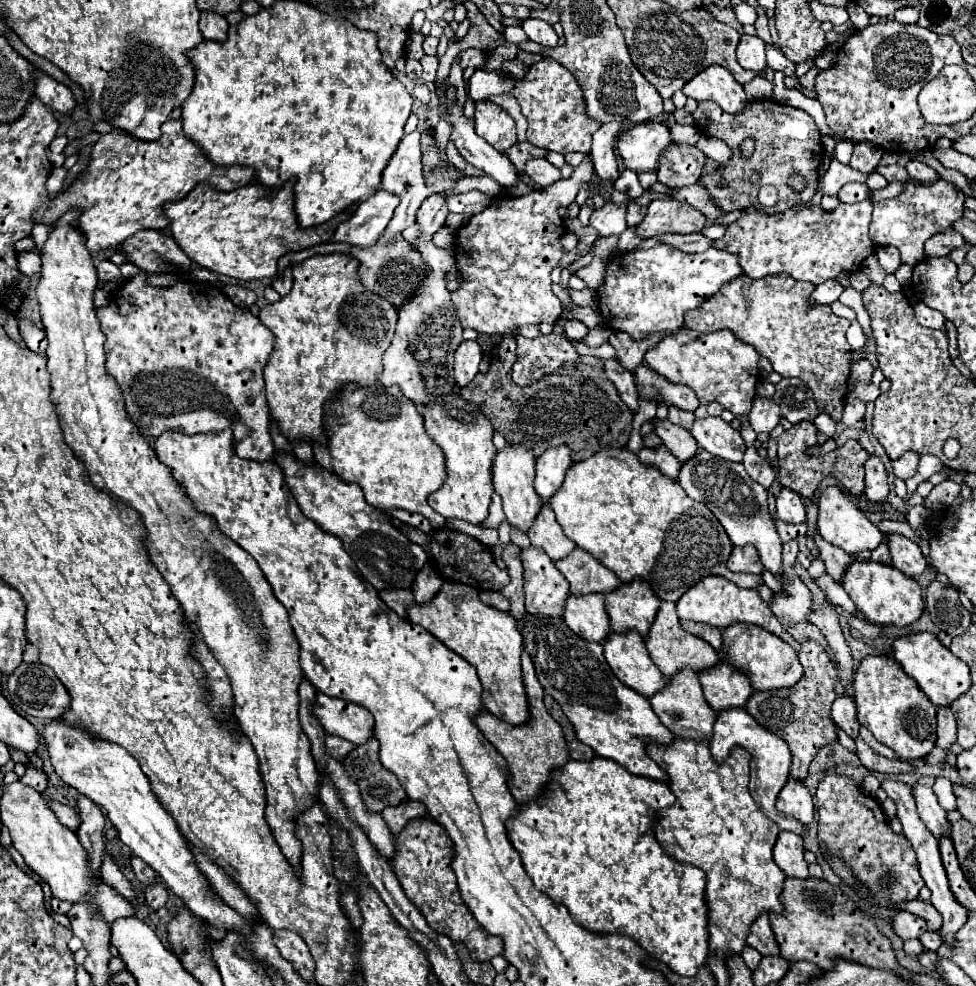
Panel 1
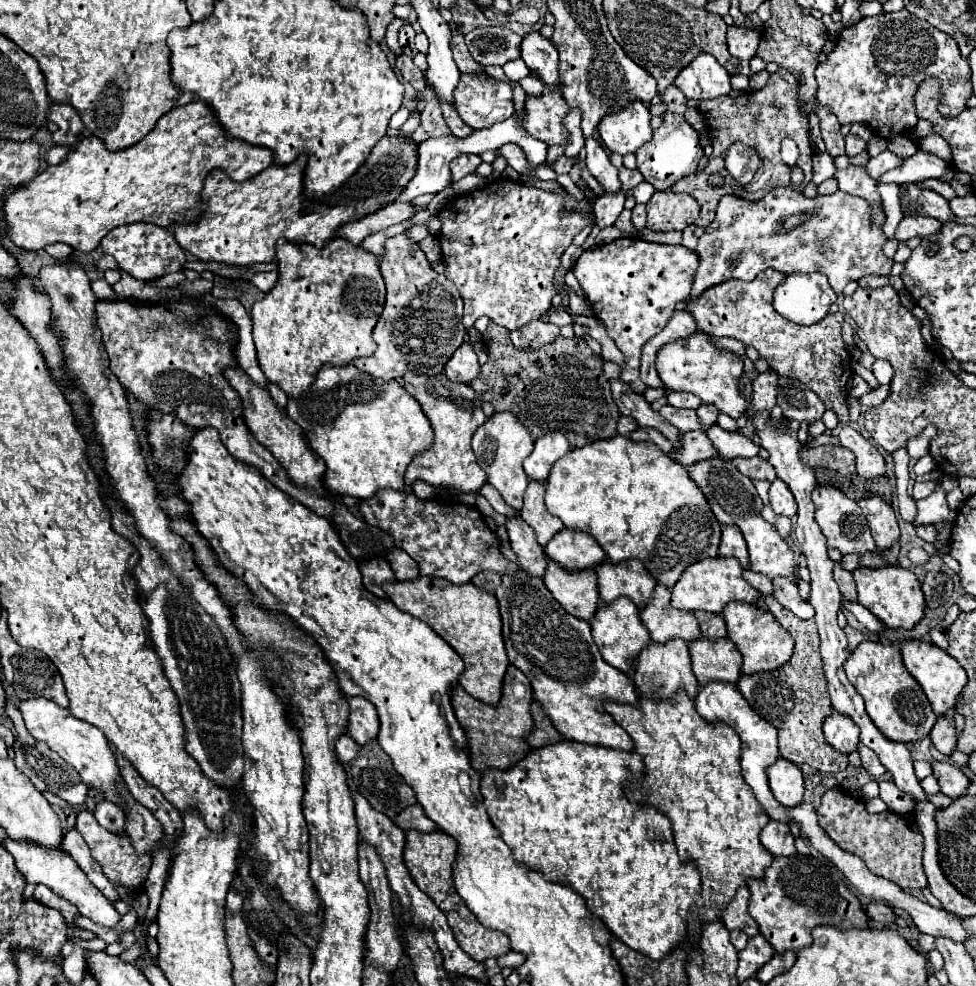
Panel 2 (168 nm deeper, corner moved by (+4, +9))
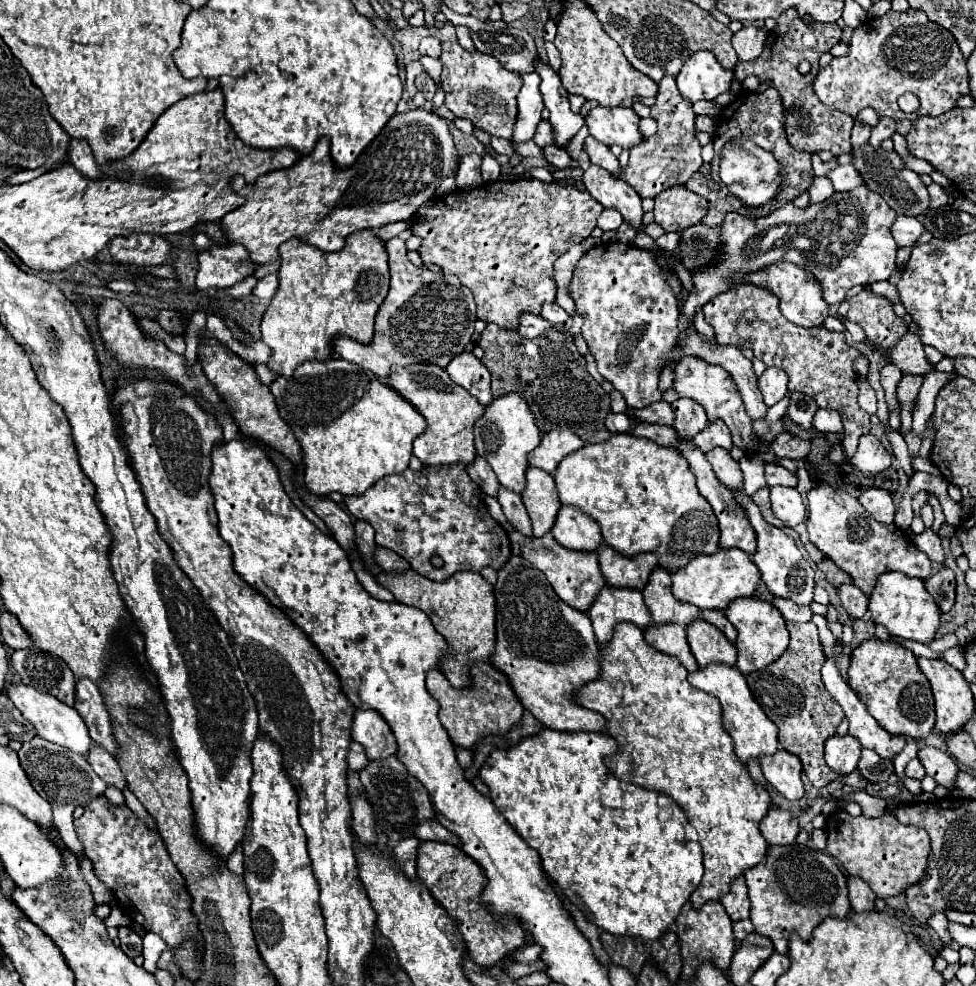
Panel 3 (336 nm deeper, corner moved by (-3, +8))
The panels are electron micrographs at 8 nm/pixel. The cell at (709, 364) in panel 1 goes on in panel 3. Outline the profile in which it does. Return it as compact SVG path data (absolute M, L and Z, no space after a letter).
M681 357L675 363L673 371L675 371L673 373L673 389L679 393L679 397L689 397L689 399L699 401L705 407L709 421L715 421L717 417L723 419L733 435L733 445L745 449L747 453L757 451L759 439L751 431L751 419L747 417L747 413L743 409L743 401L739 397L739 391L735 389L735 381L731 381L731 375L723 367L701 361L699 357Z

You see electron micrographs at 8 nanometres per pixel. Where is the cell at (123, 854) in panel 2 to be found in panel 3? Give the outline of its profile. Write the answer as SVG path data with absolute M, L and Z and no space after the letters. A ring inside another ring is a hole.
M97 797L85 807L83 817L75 819L75 831L93 863L95 875L111 889L121 911L125 911L137 925L161 935L169 949L175 949L191 929L195 929L195 937L201 935L197 929L197 917L191 911L185 877L171 861L163 839L129 807L109 807L105 797ZM175 897L183 897L183 901L175 901ZM175 907L183 909L183 913L173 913Z

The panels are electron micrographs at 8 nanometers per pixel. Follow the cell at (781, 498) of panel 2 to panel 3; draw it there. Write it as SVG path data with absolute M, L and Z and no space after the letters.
M771 487L771 507L777 519L785 523L785 527L795 527L805 519L805 505L795 487Z

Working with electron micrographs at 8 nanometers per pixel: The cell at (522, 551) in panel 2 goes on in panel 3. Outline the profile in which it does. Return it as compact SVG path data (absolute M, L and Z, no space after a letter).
M499 489L497 501L501 503L507 521L509 521L519 533L523 533L525 537L533 537L531 521L529 521L529 515L527 515L527 511L525 511L525 505L523 505L523 501L521 501L521 495L511 493L511 491L507 491L507 489Z

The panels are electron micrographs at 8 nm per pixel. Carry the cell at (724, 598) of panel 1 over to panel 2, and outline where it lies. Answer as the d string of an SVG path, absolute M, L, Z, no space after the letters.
M704 558L698 560L696 564L690 564L680 580L674 584L672 588L672 606L678 610L706 610L706 612L714 612L720 614L722 608L732 602L746 602L746 604L756 604L760 598L760 592L756 588L752 588L744 578L742 578L744 568L740 566L740 562L736 558Z

